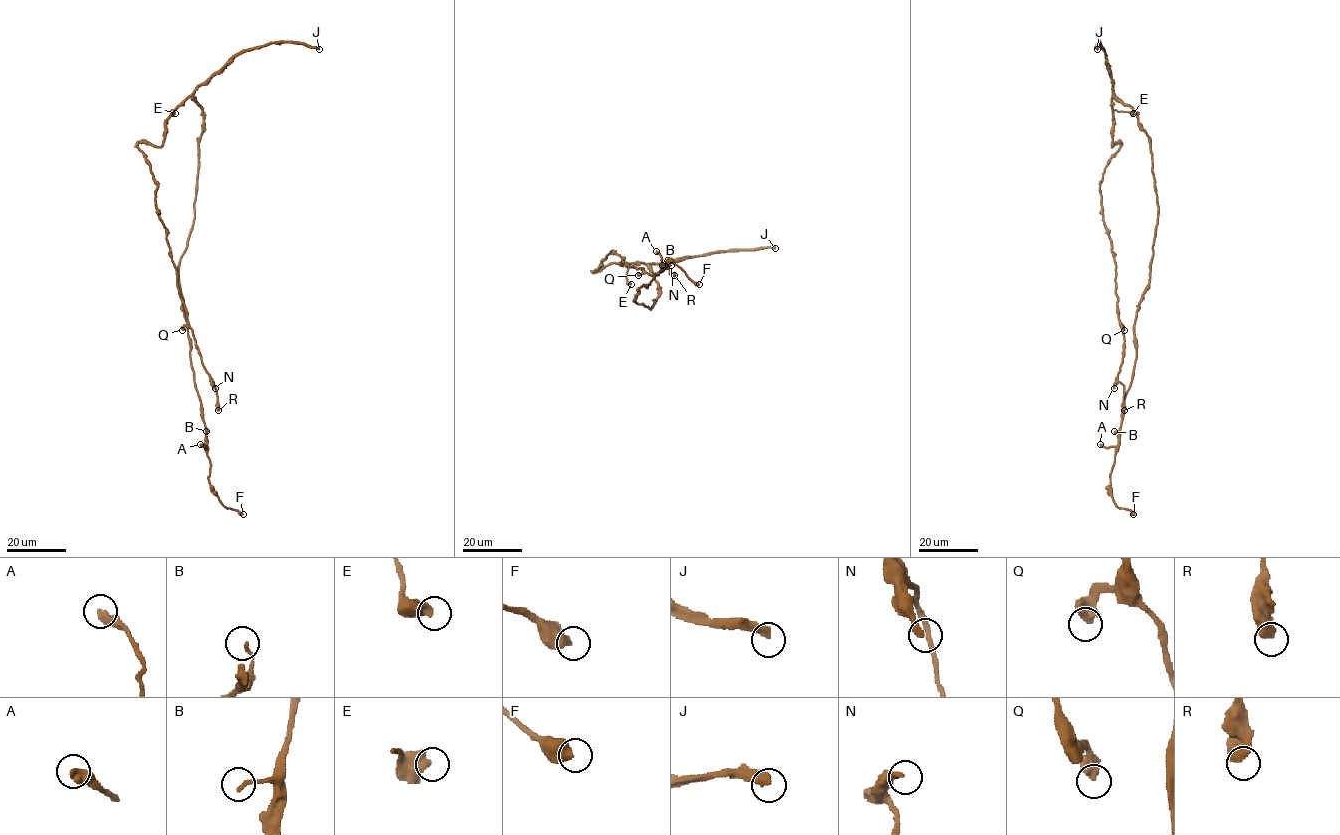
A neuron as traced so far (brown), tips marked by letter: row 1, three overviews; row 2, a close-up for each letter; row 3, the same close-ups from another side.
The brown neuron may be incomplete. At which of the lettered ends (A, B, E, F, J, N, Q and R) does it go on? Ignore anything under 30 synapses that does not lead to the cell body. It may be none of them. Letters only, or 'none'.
J

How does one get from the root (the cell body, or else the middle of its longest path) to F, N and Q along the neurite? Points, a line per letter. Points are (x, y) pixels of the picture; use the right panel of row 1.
F: (1142, 126), (1150, 142), (1158, 221), (1150, 286), (1134, 325), (1136, 359), (1110, 475), (1113, 502), (1133, 514)
N: (1142, 126), (1113, 96), (1112, 146), (1120, 148), (1099, 191), (1124, 336), (1114, 388)
Q: (1142, 126), (1137, 113), (1113, 96), (1112, 146), (1119, 143), (1120, 148), (1105, 169), (1099, 191), (1124, 330)

